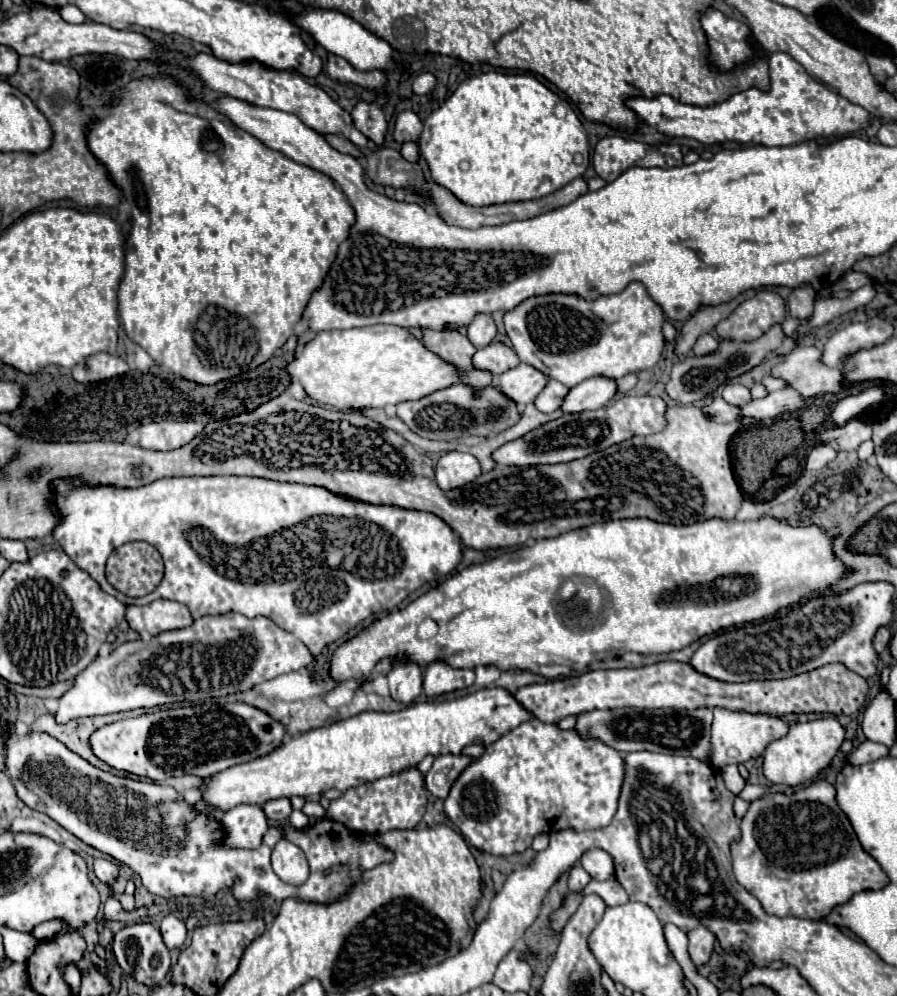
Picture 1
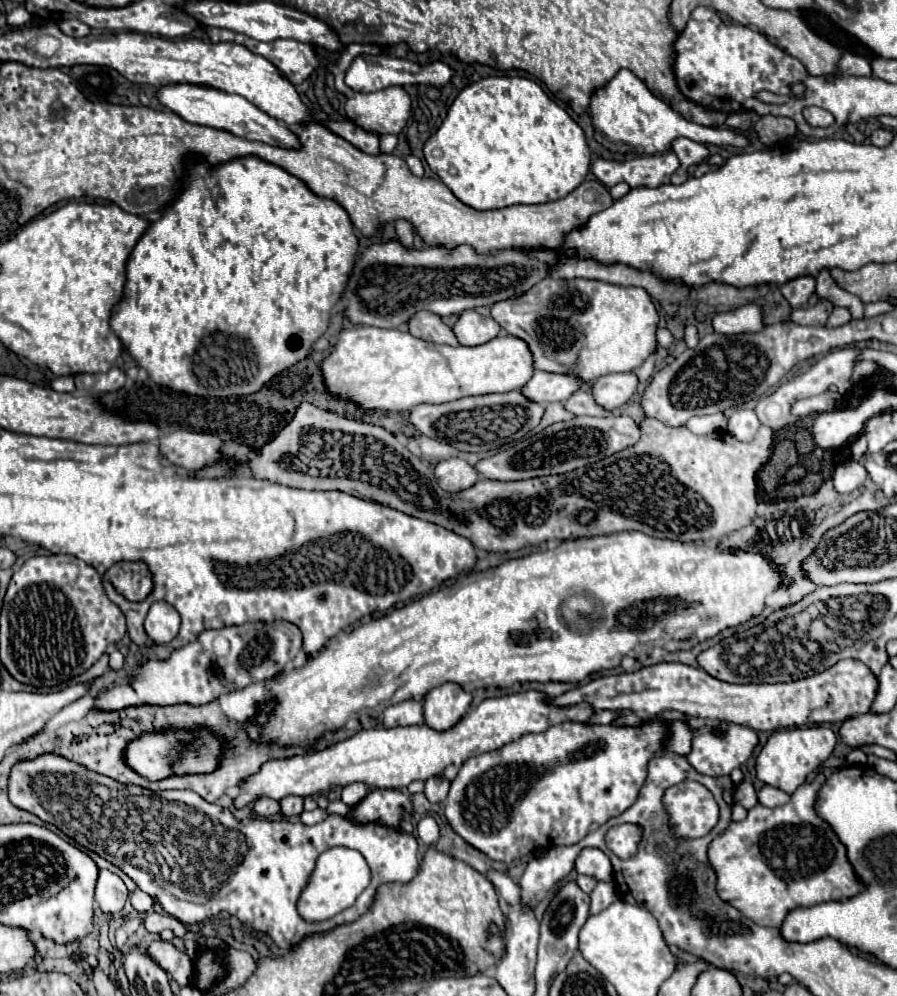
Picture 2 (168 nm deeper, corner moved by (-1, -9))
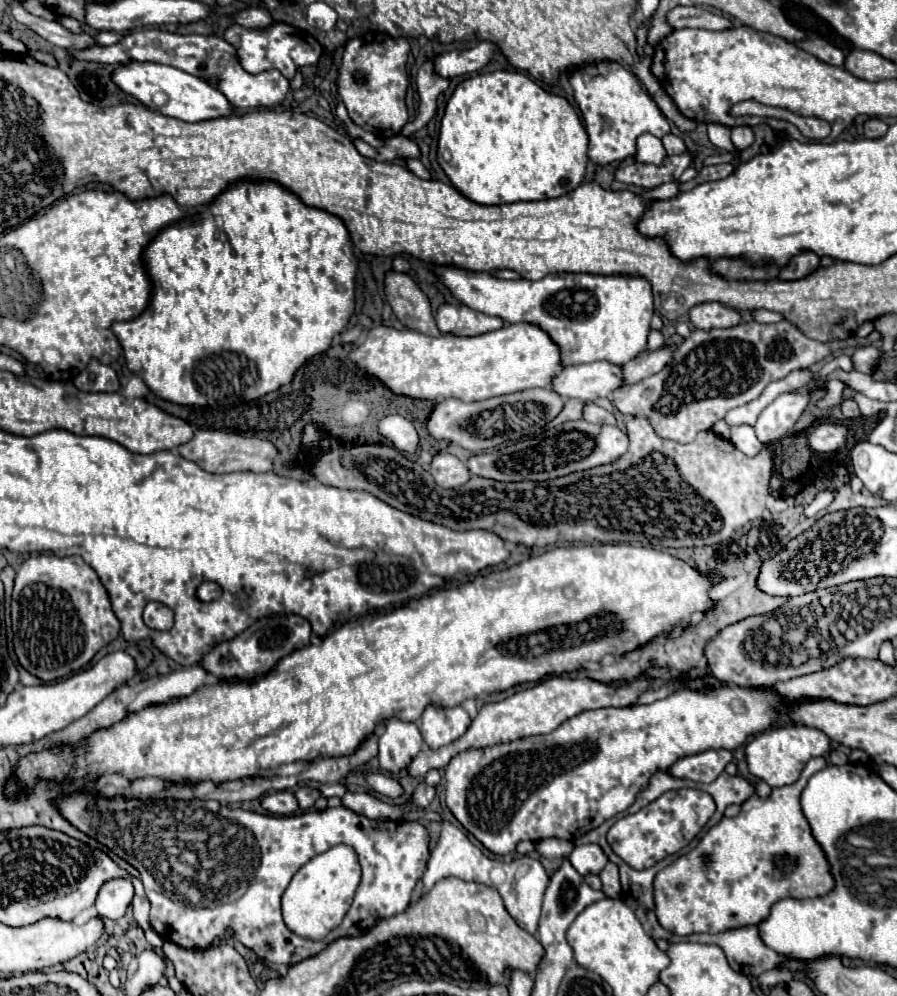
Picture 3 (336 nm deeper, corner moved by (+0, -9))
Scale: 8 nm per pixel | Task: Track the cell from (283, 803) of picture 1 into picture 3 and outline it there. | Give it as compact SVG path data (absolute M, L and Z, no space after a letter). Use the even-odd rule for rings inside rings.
M300 787L294 795L298 799L300 809L310 809L314 805L314 801L320 797L320 791L318 789L312 789L312 787Z

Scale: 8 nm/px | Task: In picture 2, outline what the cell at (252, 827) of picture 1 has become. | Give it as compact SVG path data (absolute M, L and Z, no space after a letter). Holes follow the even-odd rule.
M259 799L255 805L253 805L253 813L257 817L263 817L263 819L269 819L273 815L279 813L279 801L273 801L273 799Z

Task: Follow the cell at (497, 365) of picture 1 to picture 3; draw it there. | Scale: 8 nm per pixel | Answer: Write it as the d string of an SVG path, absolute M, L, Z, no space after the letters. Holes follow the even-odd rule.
M514 323L490 333L460 337L452 333L444 333L440 337L430 337L412 329L392 329L392 327L374 327L366 339L350 351L350 359L366 369L370 375L380 379L390 391L398 395L408 395L416 399L464 399L464 401L482 401L506 393L516 393L532 387L550 387L556 373L564 369L560 361L560 347L548 337L544 329L528 323Z

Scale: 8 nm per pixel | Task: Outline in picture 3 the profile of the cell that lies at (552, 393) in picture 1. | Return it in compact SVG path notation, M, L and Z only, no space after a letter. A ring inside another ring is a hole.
M586 405L584 407L584 419L588 423L594 423L594 425L616 425L616 419L610 411L598 407L598 405Z

